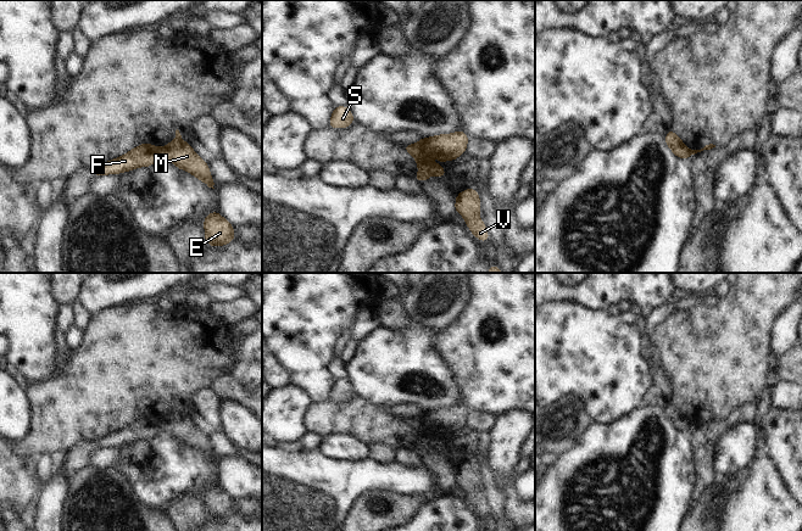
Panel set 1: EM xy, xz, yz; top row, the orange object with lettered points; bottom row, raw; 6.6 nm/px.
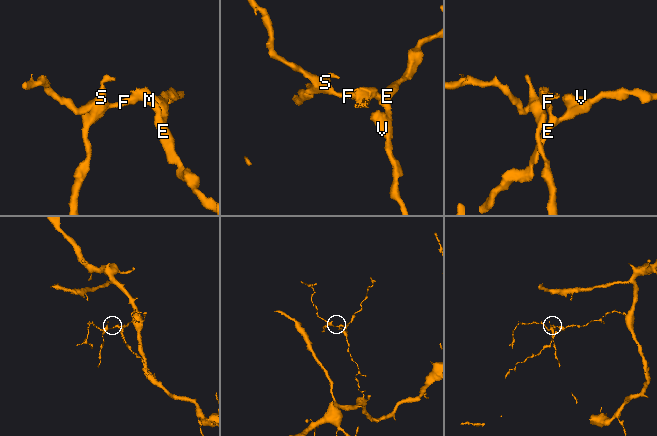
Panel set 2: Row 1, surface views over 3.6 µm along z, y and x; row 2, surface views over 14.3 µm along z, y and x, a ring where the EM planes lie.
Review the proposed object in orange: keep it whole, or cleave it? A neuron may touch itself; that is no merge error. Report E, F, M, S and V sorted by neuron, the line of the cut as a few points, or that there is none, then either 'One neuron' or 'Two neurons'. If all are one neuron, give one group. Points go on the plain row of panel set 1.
Groups: E M V / F S. Split along xz (430, 411), (433, 421), (439, 426), (447, 428), (452, 432). Two neurons.

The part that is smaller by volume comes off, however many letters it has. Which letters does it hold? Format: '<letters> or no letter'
F, S

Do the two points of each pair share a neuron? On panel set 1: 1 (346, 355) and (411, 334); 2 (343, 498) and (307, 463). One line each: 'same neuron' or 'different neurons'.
1: different neurons
2: same neuron

